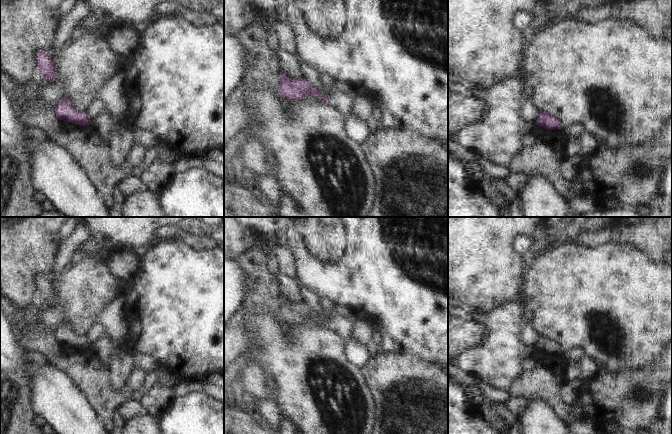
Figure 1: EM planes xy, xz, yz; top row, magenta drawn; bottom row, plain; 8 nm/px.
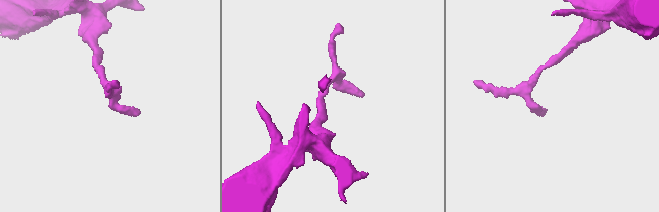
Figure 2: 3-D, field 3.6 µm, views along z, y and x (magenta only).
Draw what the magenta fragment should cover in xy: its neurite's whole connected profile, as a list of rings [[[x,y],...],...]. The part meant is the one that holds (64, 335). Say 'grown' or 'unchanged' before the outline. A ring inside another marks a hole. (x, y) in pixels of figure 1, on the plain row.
unchanged | [[[64,321],[60,324],[55,331],[55,338],[56,342],[69,345],[75,349],[85,350],[91,347],[91,344],[87,342],[84,335],[78,335],[72,331],[68,321]]]

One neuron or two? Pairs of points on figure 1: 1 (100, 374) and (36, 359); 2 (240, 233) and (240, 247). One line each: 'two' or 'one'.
1: two
2: one

